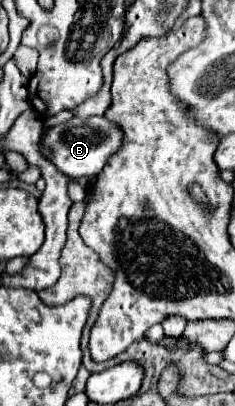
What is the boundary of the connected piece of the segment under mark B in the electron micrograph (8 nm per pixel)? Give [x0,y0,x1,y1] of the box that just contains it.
[45,116,125,180]

